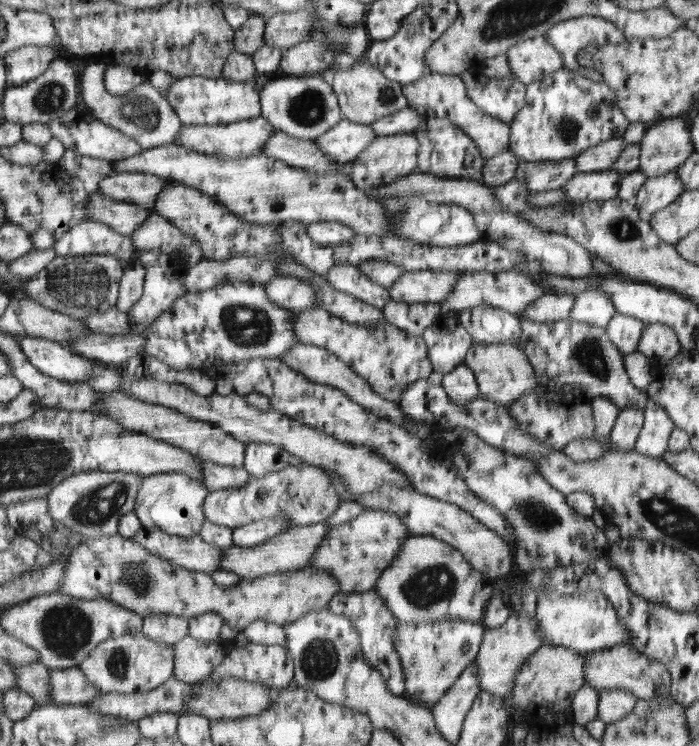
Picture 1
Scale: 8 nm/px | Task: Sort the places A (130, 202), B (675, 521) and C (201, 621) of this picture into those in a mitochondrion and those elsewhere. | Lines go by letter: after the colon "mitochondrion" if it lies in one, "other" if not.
A: other
B: mitochondrion
C: other

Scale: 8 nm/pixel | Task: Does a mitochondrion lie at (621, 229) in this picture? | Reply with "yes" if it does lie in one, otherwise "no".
yes

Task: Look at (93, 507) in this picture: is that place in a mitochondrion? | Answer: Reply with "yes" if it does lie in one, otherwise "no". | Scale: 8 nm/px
yes

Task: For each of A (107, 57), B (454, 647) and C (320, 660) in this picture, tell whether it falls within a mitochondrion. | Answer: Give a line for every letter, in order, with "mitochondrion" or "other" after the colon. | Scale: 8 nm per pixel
A: other
B: other
C: mitochondrion

